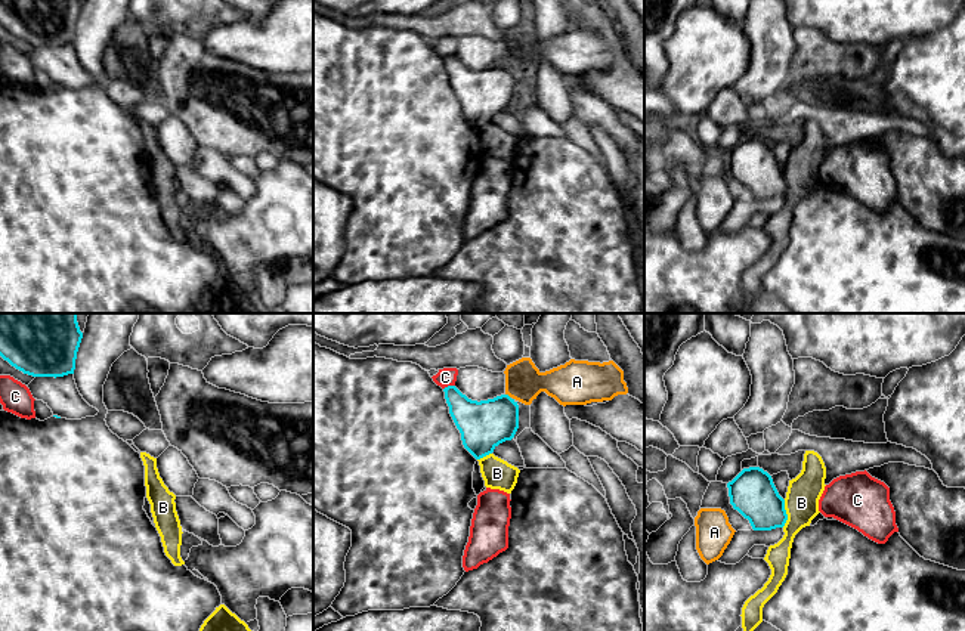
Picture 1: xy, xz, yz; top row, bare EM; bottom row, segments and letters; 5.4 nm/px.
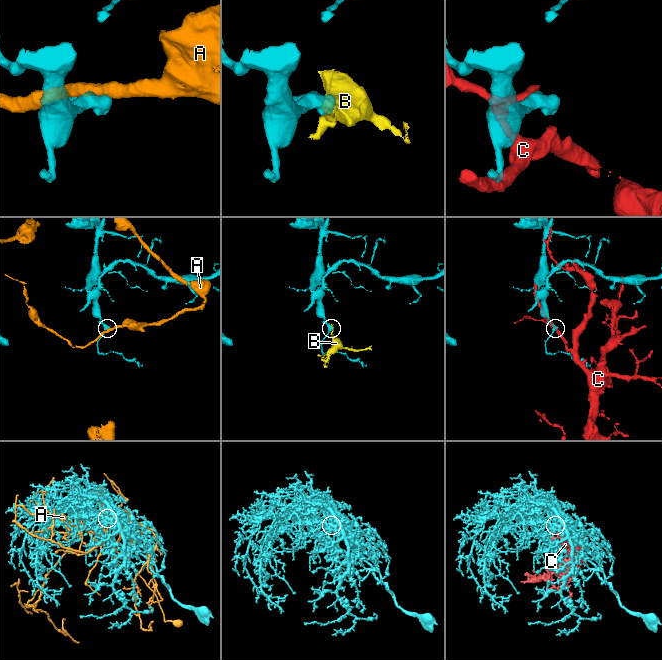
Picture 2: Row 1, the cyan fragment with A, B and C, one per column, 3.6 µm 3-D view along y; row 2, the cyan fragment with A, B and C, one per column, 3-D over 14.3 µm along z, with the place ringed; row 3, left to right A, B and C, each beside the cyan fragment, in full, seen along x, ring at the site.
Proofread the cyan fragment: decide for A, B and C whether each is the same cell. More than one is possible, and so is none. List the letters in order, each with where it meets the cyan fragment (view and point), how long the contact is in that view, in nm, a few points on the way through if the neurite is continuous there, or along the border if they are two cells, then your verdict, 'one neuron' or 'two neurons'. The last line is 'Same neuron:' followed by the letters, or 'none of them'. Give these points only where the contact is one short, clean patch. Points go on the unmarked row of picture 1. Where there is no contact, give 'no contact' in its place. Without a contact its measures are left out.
A: contact xz (509, 65); length 40 nm; two neurons
B: contact yz (785, 182); length 150 nm; border yz (785, 169), (786, 191), (782, 195); two neurons
C: contact xz (448, 55); length 70 nm; two neurons
Same neuron: none of them

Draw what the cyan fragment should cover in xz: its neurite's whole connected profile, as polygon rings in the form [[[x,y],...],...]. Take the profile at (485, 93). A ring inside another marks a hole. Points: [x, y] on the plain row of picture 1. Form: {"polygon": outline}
{"polygon": [[[448,55],[443,61],[449,83],[461,102],[463,114],[476,129],[492,123],[499,112],[514,106],[519,98],[519,74],[508,64],[477,71],[468,68],[455,55]]]}

